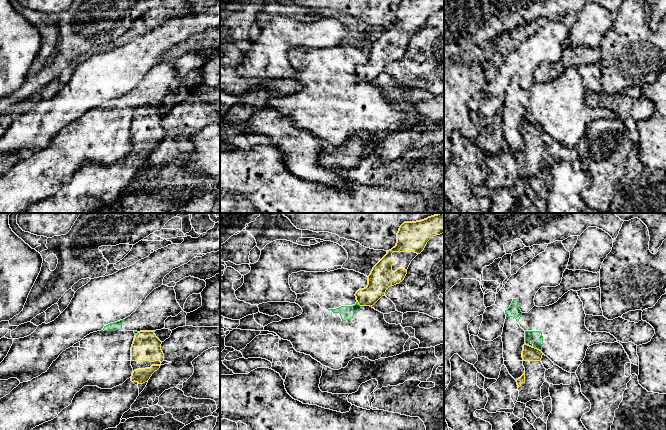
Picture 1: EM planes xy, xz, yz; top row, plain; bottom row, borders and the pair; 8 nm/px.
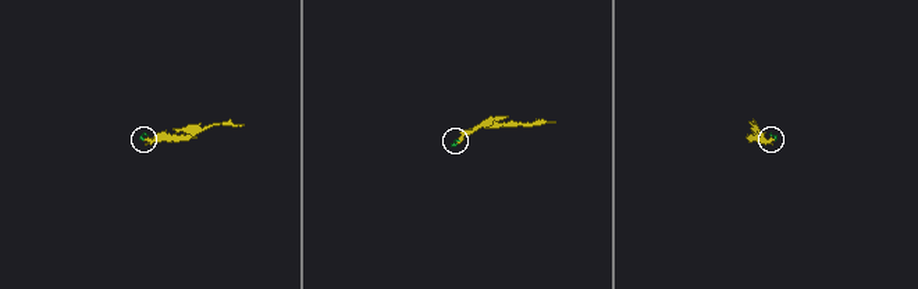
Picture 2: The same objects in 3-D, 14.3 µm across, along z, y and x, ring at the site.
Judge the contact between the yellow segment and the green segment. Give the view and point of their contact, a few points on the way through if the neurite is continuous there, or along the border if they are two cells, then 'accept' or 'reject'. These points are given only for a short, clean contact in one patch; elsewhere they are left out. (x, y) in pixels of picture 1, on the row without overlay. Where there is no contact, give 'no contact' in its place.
contact yz (536, 124); border yz (533, 122), (541, 127); reject

